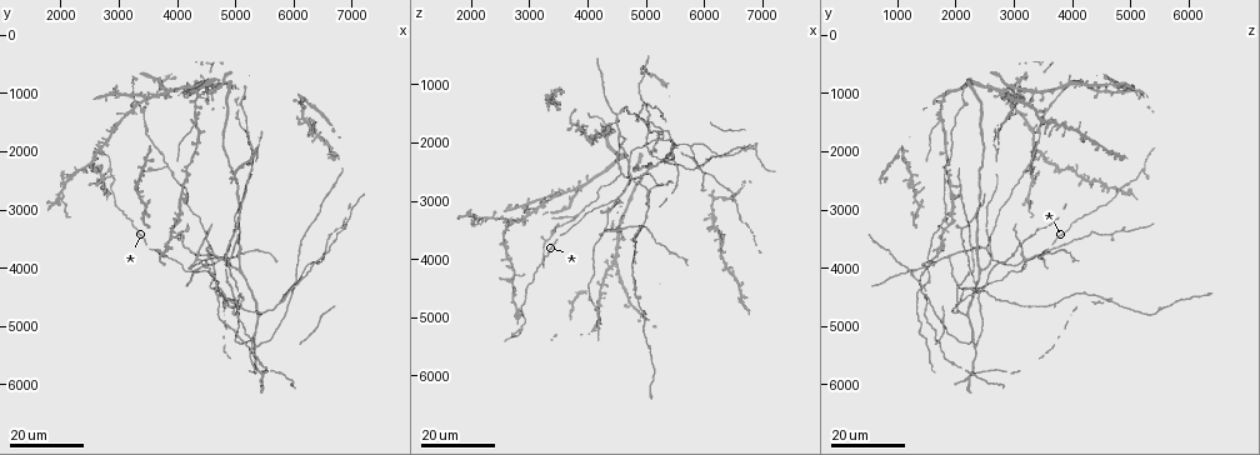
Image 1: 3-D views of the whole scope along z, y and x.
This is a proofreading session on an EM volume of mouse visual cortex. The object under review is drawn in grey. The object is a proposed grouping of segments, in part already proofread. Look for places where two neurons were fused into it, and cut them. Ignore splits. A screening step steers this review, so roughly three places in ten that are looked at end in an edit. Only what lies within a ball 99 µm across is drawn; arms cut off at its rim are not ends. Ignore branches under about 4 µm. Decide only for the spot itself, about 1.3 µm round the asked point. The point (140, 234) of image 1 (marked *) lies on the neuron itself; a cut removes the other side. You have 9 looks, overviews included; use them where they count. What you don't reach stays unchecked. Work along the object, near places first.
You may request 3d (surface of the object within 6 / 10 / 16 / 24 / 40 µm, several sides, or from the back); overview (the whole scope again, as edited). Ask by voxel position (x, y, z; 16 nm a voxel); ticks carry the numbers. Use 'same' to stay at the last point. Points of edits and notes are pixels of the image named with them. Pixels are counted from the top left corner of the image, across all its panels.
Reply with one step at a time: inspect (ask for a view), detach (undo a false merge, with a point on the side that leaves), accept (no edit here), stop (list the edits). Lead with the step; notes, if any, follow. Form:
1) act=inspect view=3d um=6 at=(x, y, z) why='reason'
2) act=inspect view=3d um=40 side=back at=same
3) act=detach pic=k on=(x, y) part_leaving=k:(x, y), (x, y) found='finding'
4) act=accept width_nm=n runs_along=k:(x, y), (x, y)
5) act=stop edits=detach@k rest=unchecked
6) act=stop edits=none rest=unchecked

act=inspect view=3d um=24 at=(4350, 3850, 3200) why='four-way junction'

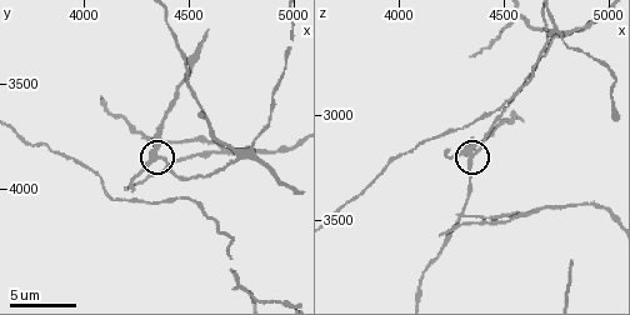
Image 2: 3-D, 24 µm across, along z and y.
act=inspect view=3d um=6 at=(4330, 3850, 3200)

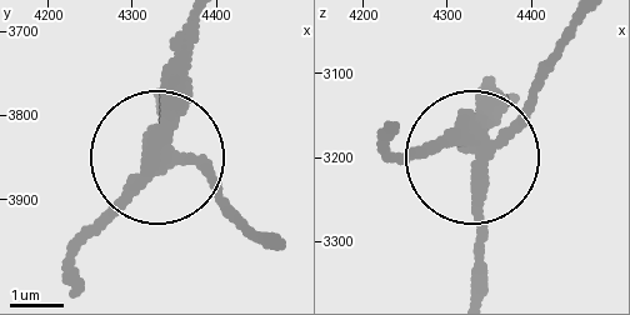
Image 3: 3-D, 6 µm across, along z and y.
act=detach pic=3 on=(116, 214) part_leaving=3:(174, 146), (188, 29) found='a second neuron is stuck on'

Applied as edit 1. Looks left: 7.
act=inspect view=overview

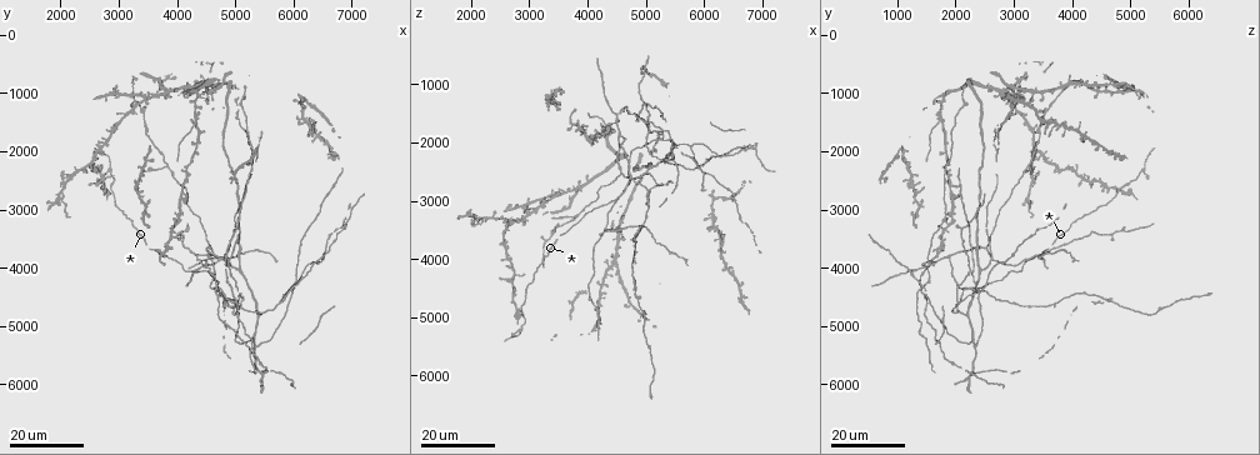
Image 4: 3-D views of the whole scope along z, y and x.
act=inspect view=3d um=24 at=(5750, 4600, 2050) why='three arms meet'

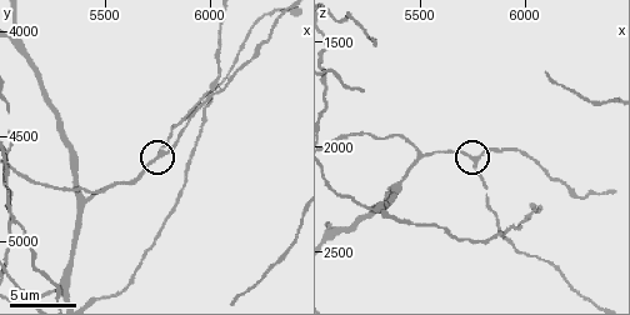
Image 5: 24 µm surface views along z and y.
act=inspect view=3d um=6 at=(5770, 4590, 2040)

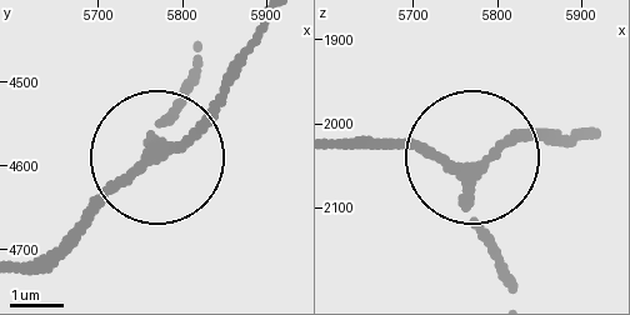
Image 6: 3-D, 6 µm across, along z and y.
act=accept width_nm=200 found='one neuron here'

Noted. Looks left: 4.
act=inspect view=3d um=16 at=(5450, 5850, 2300) why='three arms meet'

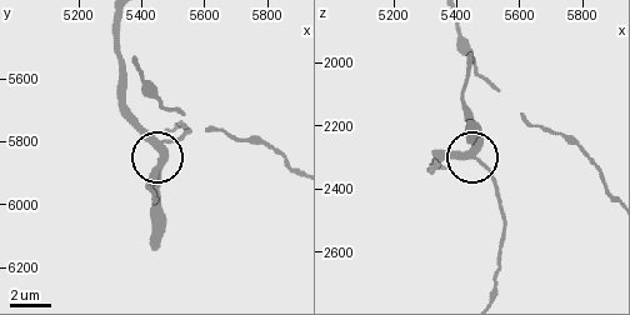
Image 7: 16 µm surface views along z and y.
act=inspect view=3d um=6 at=(5470, 5810, 2300) why='closer look'

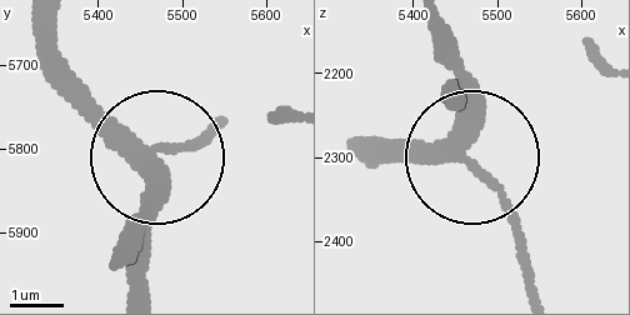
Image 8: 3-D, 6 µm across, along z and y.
act=accept arms=3 runs_along=8:(49, 23), (63, 63), (158, 158), (144, 246) found='continuous, no second neuron'

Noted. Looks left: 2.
act=inspect view=3d um=6 at=(5500, 4750, 2040) why='arms part here'

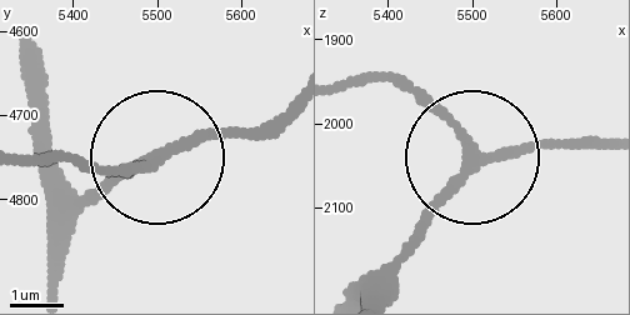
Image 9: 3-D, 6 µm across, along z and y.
act=accept width_nm=200 runs_along=9:(339, 86), (393, 78), (488, 154), (590, 140) found='one neuron here'

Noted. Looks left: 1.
act=stop edits=detach@3 rest=unchecked

